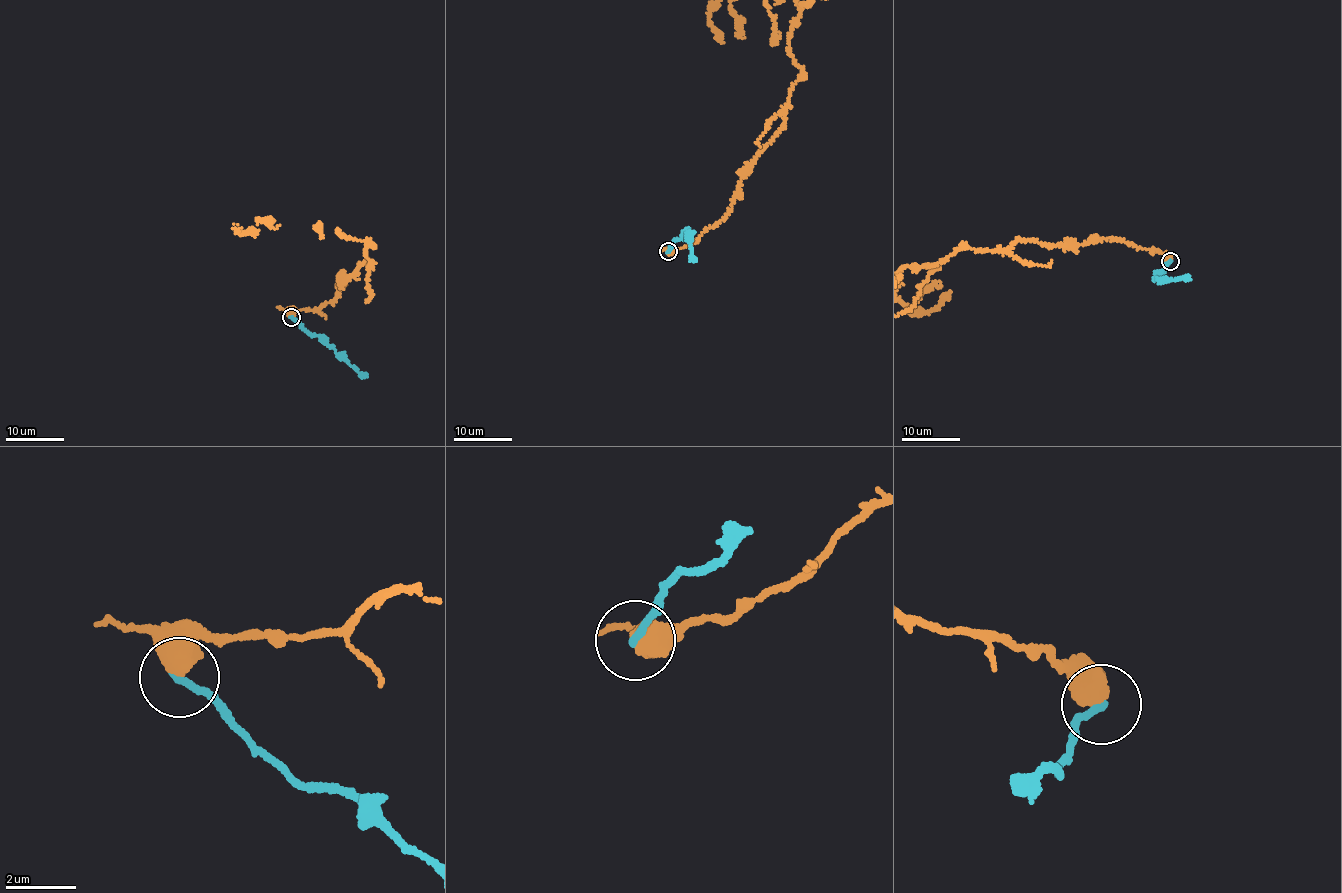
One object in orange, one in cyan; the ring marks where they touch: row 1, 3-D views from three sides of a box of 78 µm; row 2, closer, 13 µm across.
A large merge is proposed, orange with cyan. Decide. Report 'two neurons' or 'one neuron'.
two neurons

